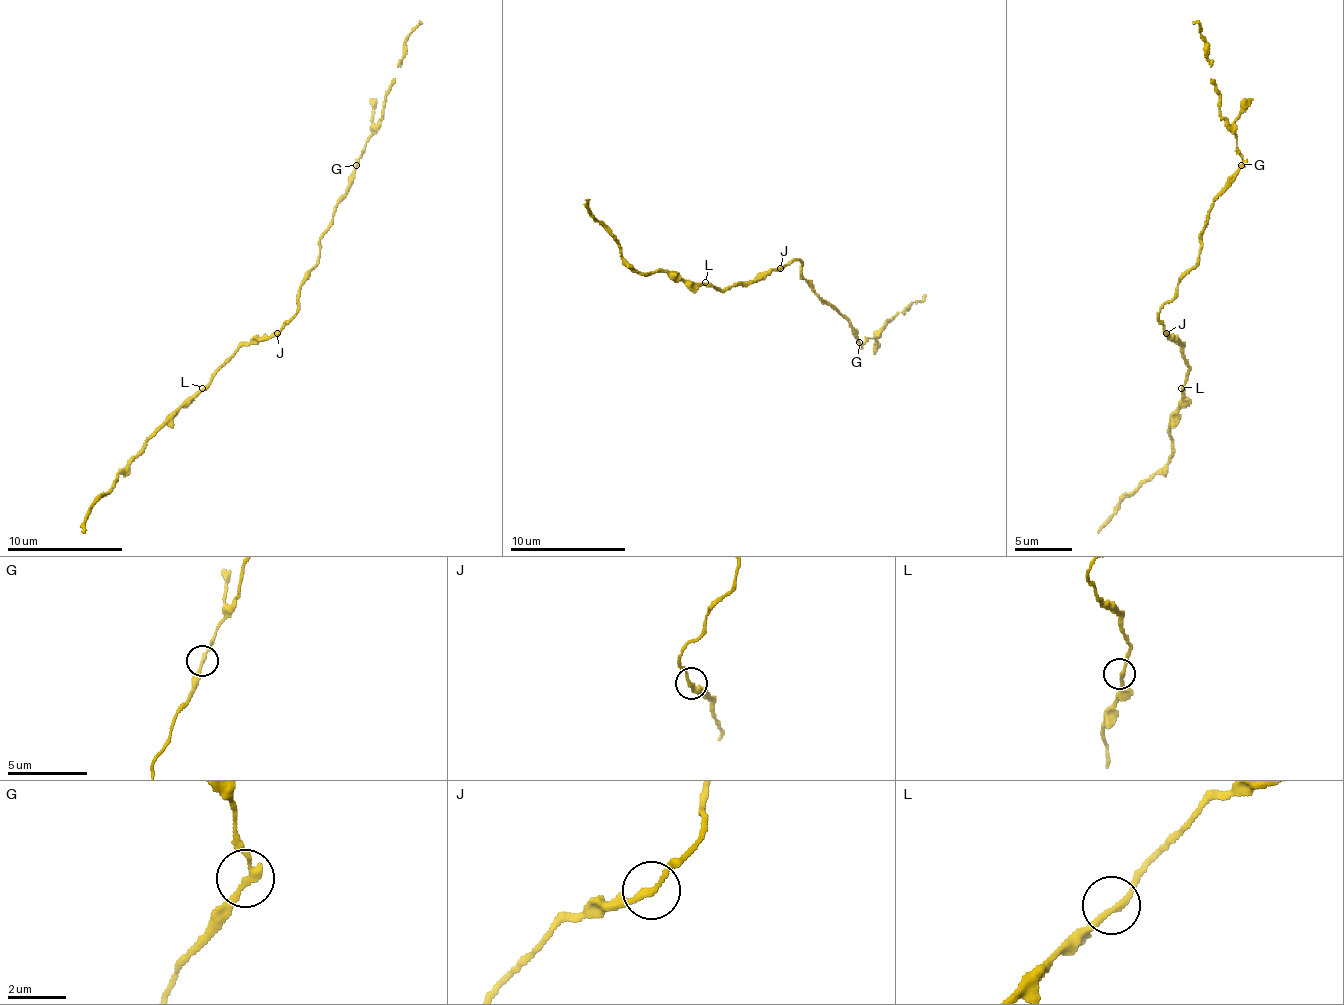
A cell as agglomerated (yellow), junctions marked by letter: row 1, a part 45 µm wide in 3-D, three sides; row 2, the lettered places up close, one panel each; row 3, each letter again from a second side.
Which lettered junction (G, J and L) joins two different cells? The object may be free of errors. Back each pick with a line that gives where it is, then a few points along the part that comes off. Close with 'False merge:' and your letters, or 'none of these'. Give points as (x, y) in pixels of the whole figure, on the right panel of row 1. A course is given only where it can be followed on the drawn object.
False merge: none of these

